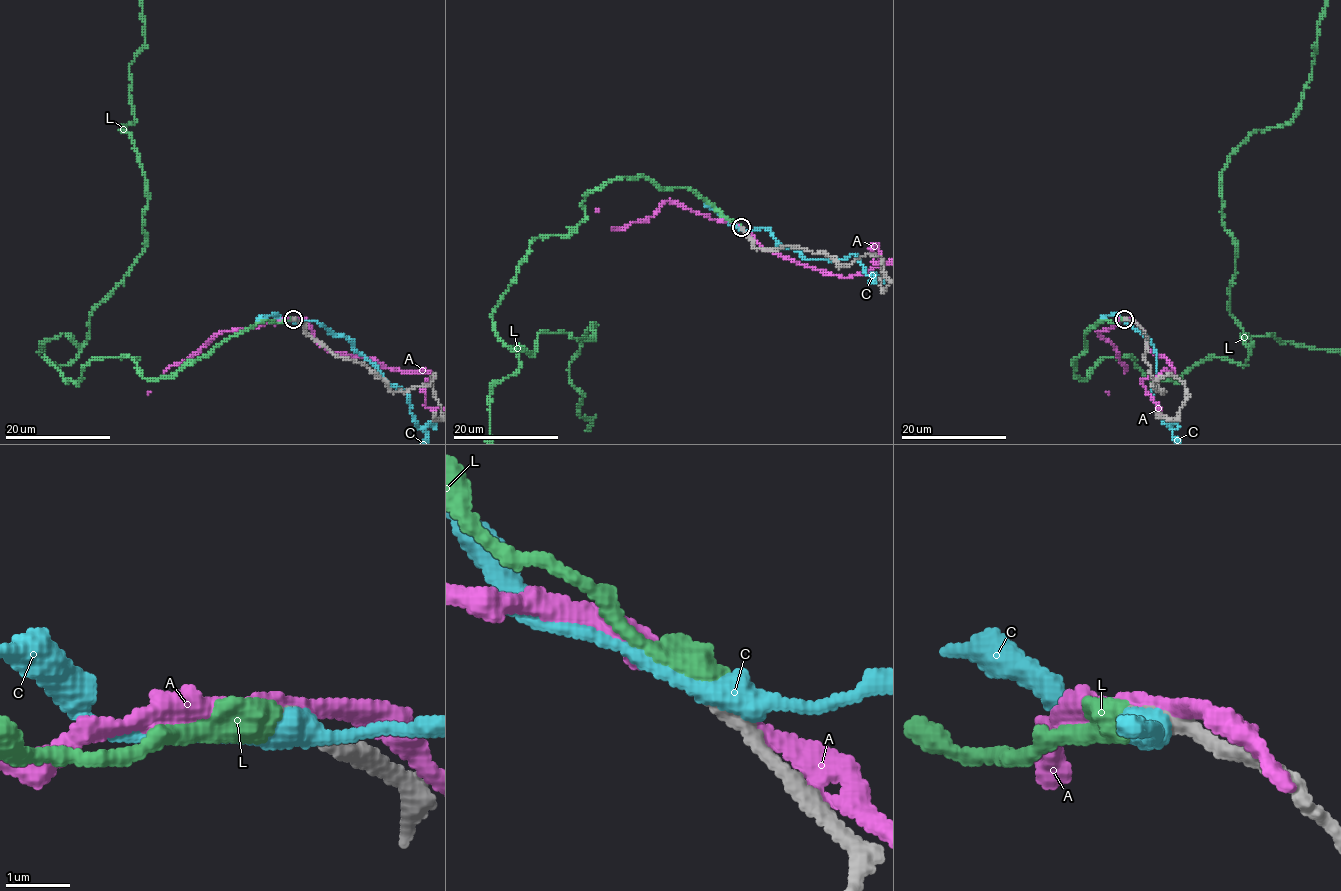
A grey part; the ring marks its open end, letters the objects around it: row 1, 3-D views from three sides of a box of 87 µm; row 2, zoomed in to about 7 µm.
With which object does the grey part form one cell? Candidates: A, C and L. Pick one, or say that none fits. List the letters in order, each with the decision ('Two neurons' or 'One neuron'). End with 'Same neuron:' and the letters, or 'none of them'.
A: Two neurons
C: Two neurons
L: One neuron
Same neuron: L

